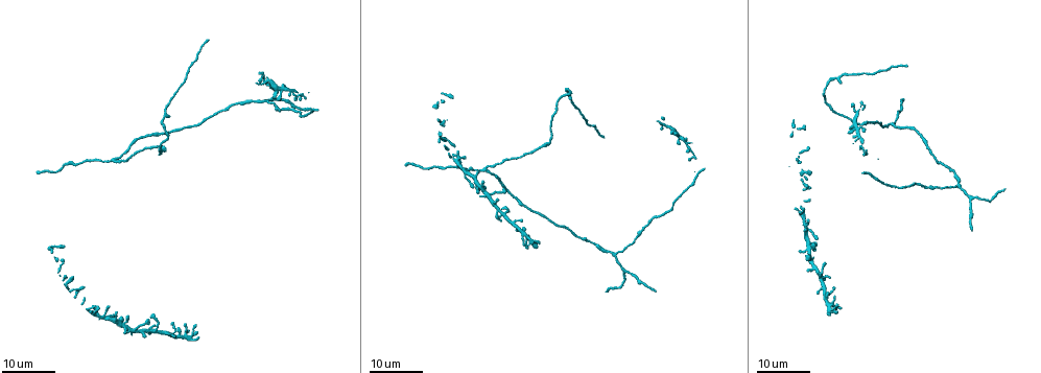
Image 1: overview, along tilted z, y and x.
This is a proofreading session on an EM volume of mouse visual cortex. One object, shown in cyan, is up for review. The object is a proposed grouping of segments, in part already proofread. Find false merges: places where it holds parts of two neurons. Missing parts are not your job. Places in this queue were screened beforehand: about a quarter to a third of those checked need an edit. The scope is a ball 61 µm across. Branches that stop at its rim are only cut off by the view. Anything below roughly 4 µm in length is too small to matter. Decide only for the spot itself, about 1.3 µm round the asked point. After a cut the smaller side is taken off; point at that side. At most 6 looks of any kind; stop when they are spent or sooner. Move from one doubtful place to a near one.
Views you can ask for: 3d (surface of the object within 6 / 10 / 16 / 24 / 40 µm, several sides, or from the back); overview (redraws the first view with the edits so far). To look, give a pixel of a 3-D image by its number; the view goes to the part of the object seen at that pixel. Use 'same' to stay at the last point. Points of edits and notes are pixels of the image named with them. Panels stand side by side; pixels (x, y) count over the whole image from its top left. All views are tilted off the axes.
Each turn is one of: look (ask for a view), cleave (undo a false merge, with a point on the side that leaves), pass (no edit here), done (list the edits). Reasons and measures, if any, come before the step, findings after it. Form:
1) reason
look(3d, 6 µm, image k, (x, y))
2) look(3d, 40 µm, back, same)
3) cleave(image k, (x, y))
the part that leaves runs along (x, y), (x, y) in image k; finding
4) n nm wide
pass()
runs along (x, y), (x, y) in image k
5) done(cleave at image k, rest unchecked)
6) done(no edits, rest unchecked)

a narrow waist
look(3d, 24 µm, image 1, (581, 238))

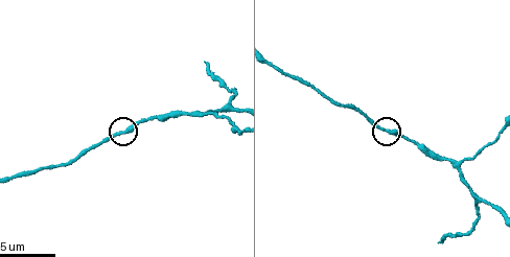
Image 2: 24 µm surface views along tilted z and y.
look(3d, 6 µm, image 2, (383, 128))

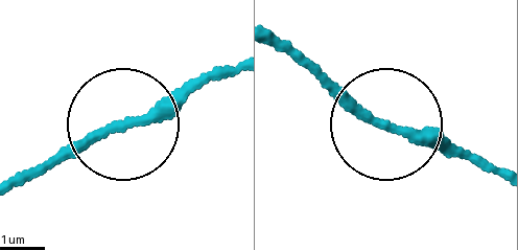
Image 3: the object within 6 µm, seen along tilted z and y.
210 nm wide
pass()
runs along (21, 179), (127, 121), (163, 116), (212, 71) in image 3; one neuron here

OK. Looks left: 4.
branch point
look(3d, 16 µm, image 2, (200, 114))

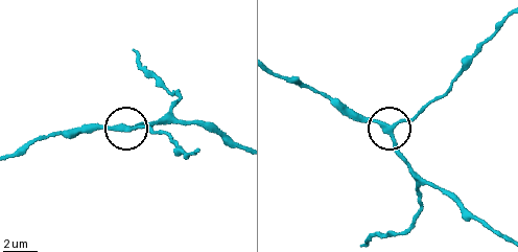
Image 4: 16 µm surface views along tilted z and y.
side arm 12 µm
pass()
runs along (15, 156), (44, 138), (157, 126) in image 4; one neuron here

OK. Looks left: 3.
sudden change in width
look(3d, 16 µm, image 1, (78, 163))

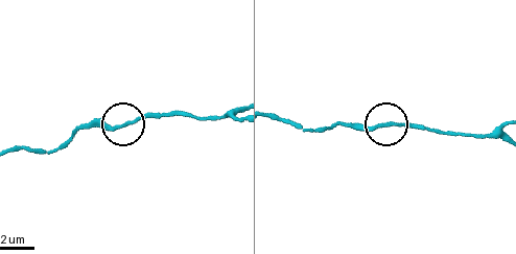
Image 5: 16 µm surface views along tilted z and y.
look(3d, 6 µm, image 5, (387, 126))

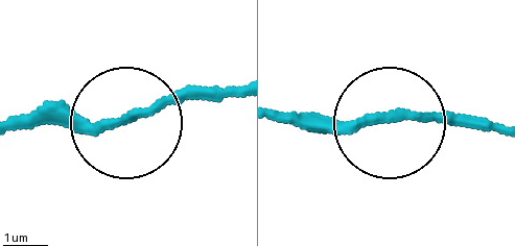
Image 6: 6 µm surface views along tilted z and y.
210 nm wide
pass()
runs along (494, 129), (277, 114) in image 6; all the same neuron

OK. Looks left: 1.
done(no edits, rest unchecked)

